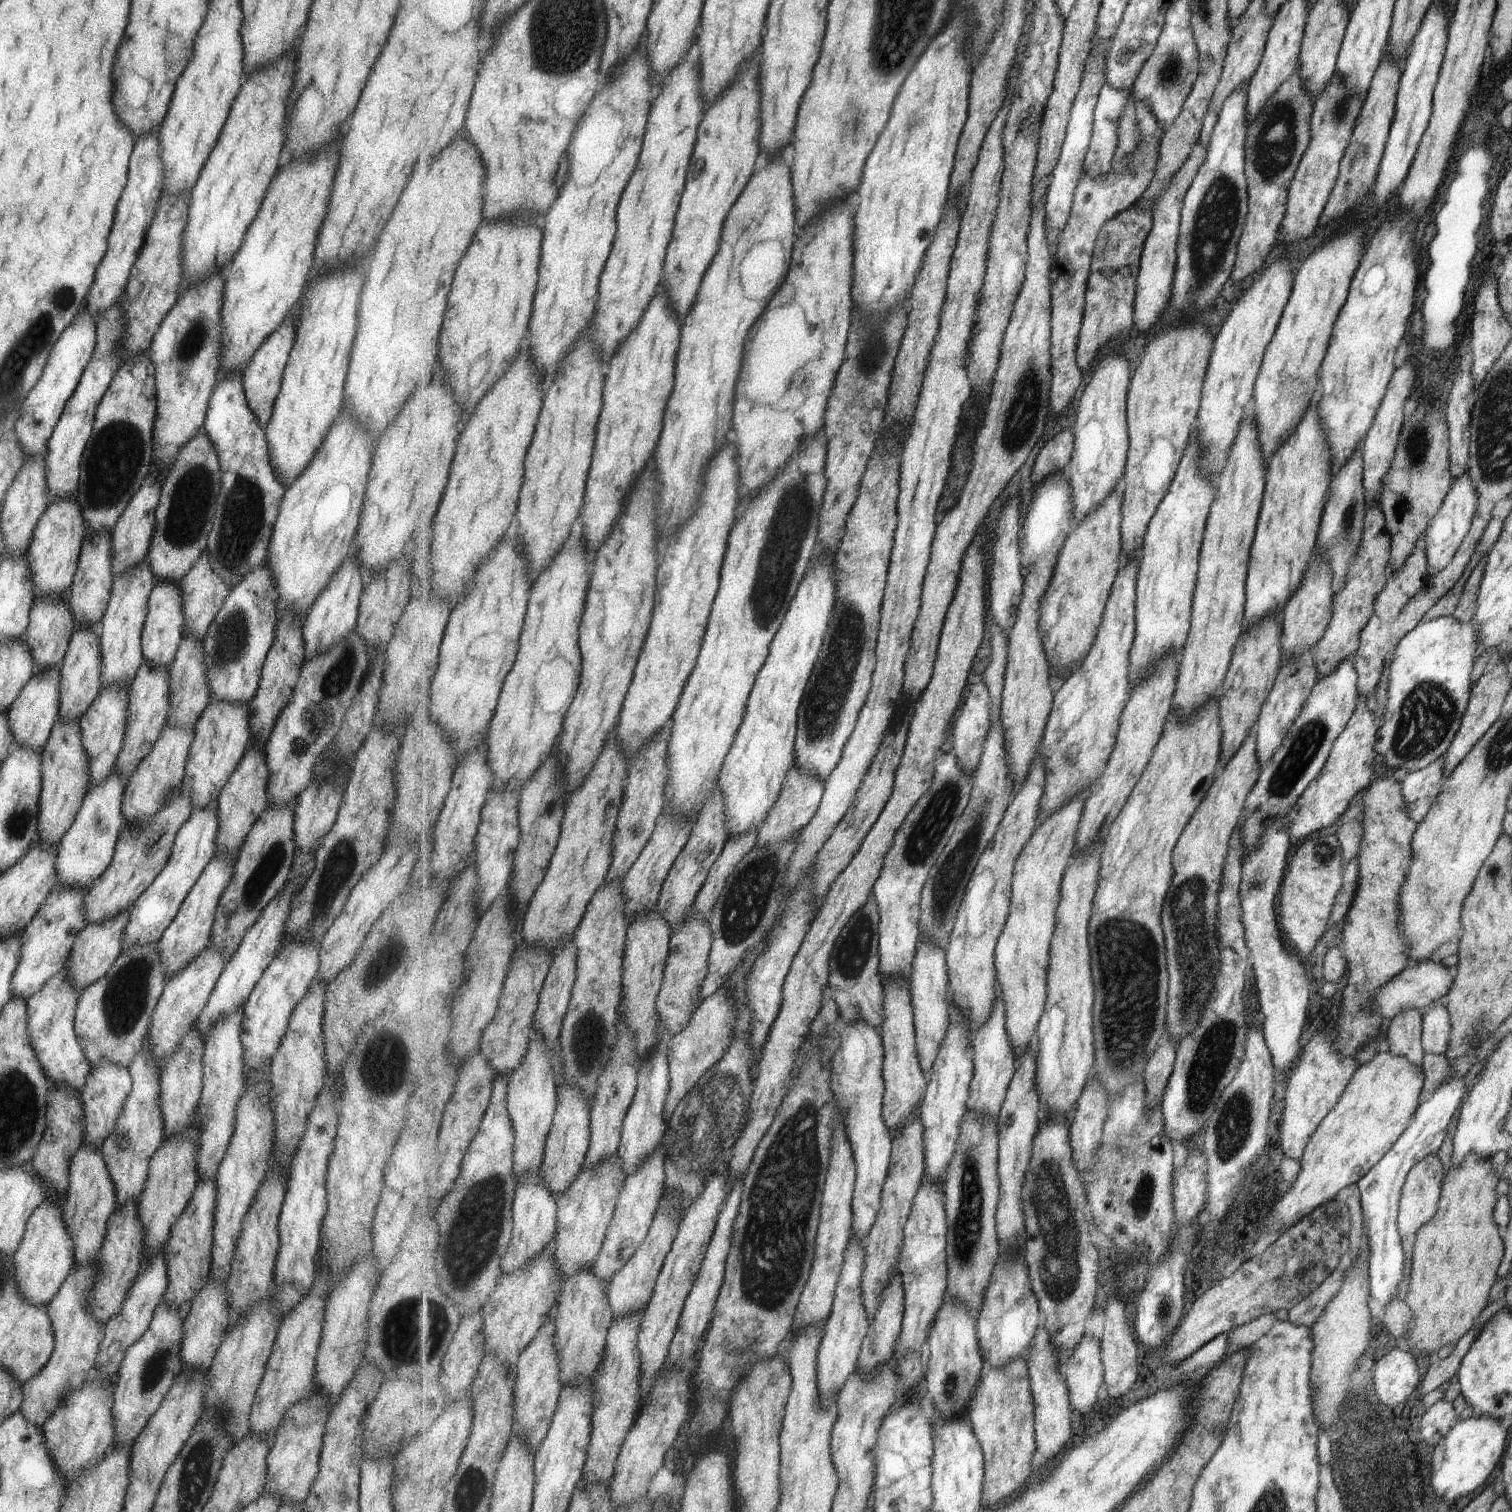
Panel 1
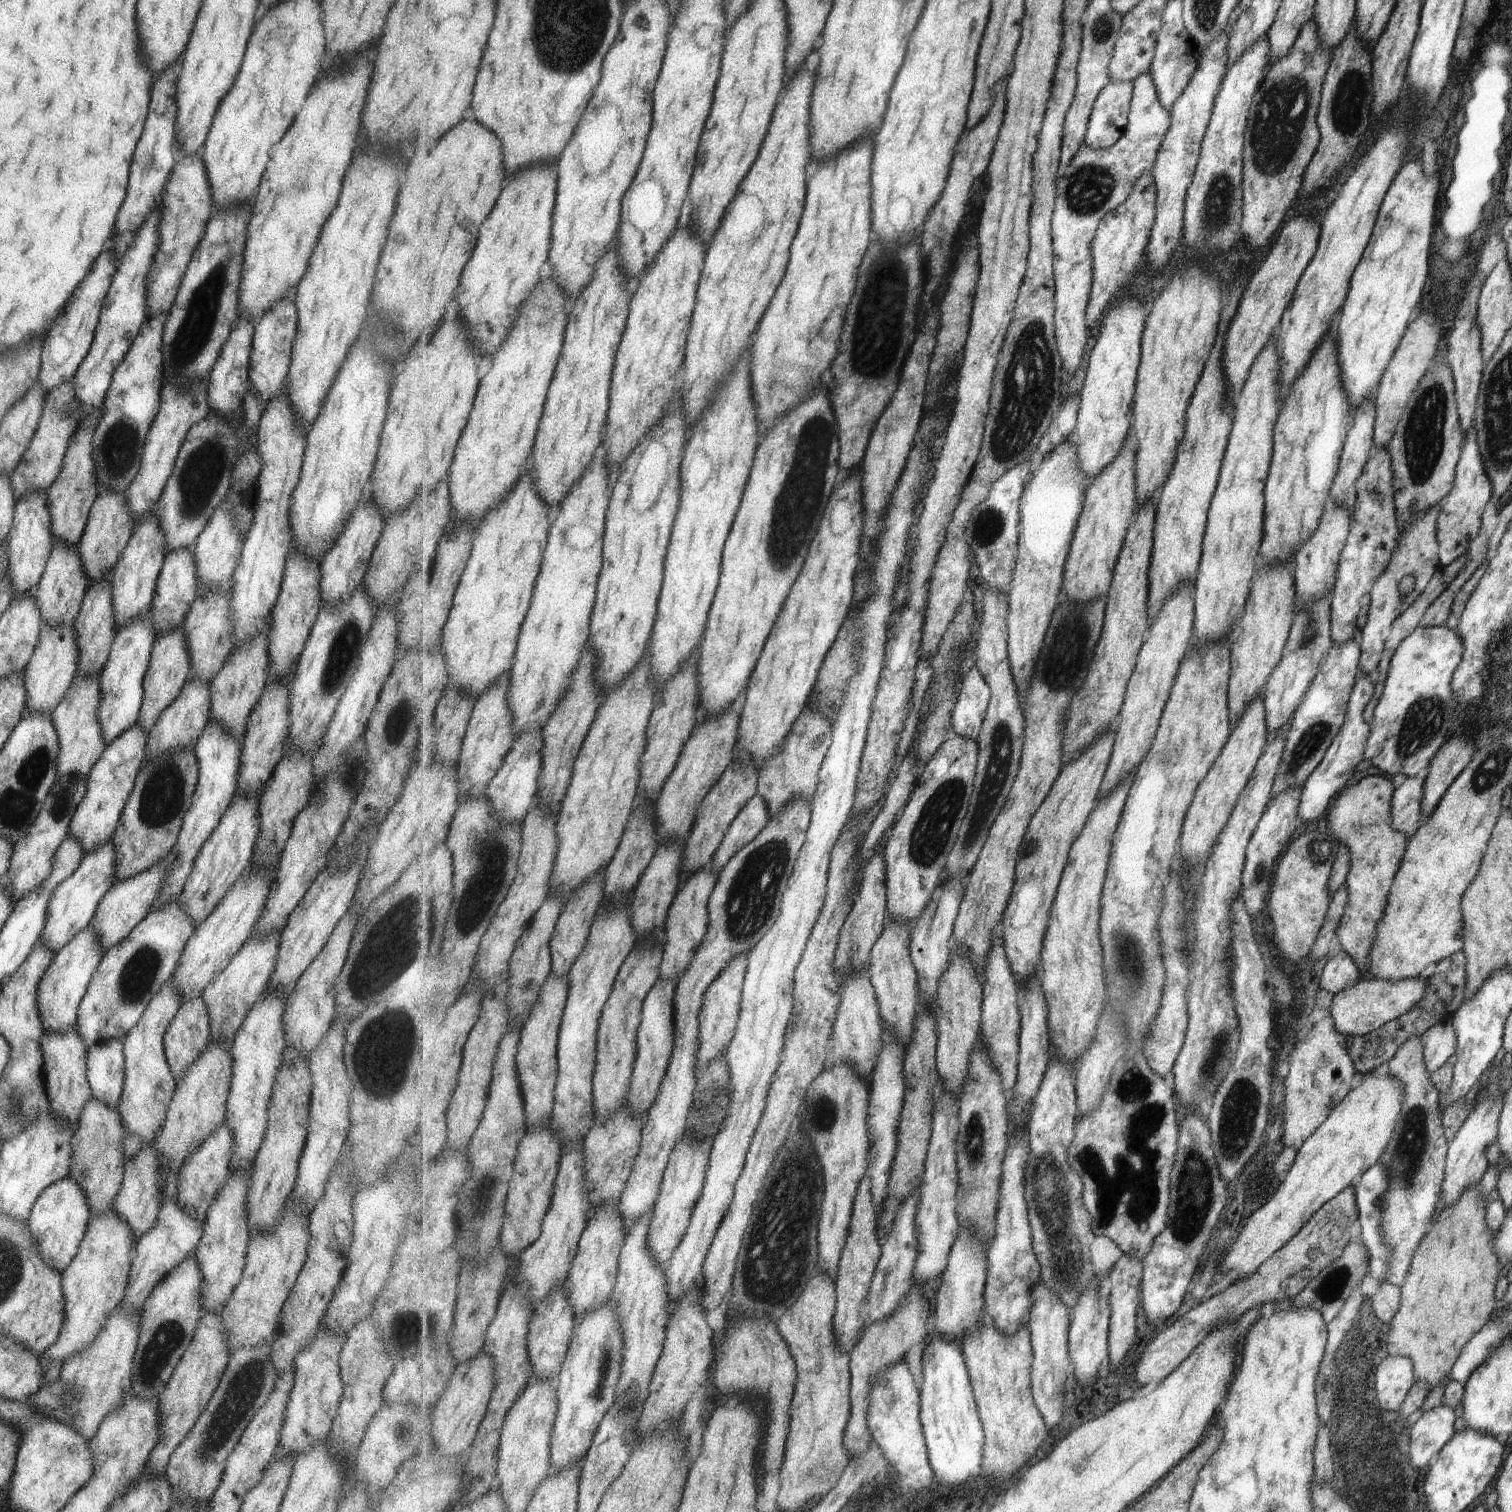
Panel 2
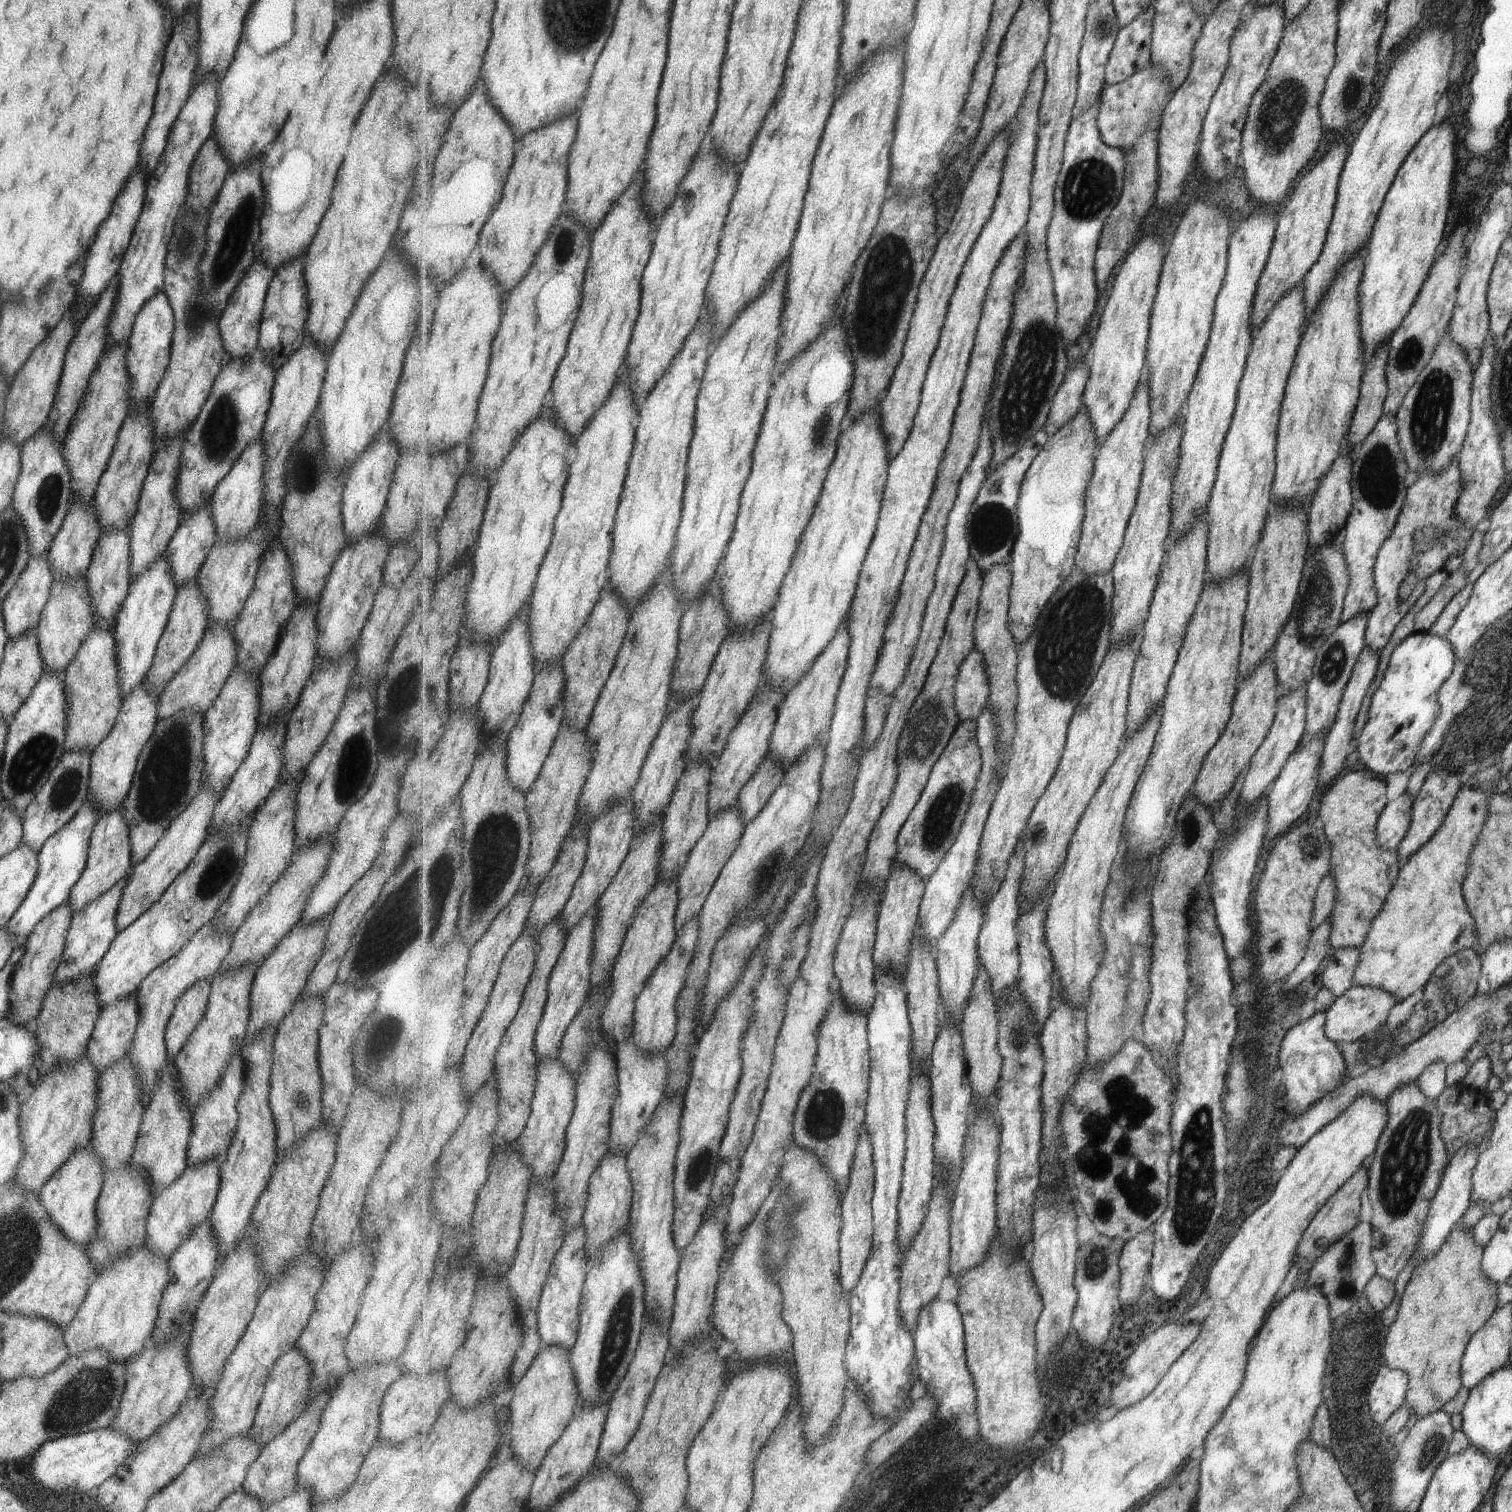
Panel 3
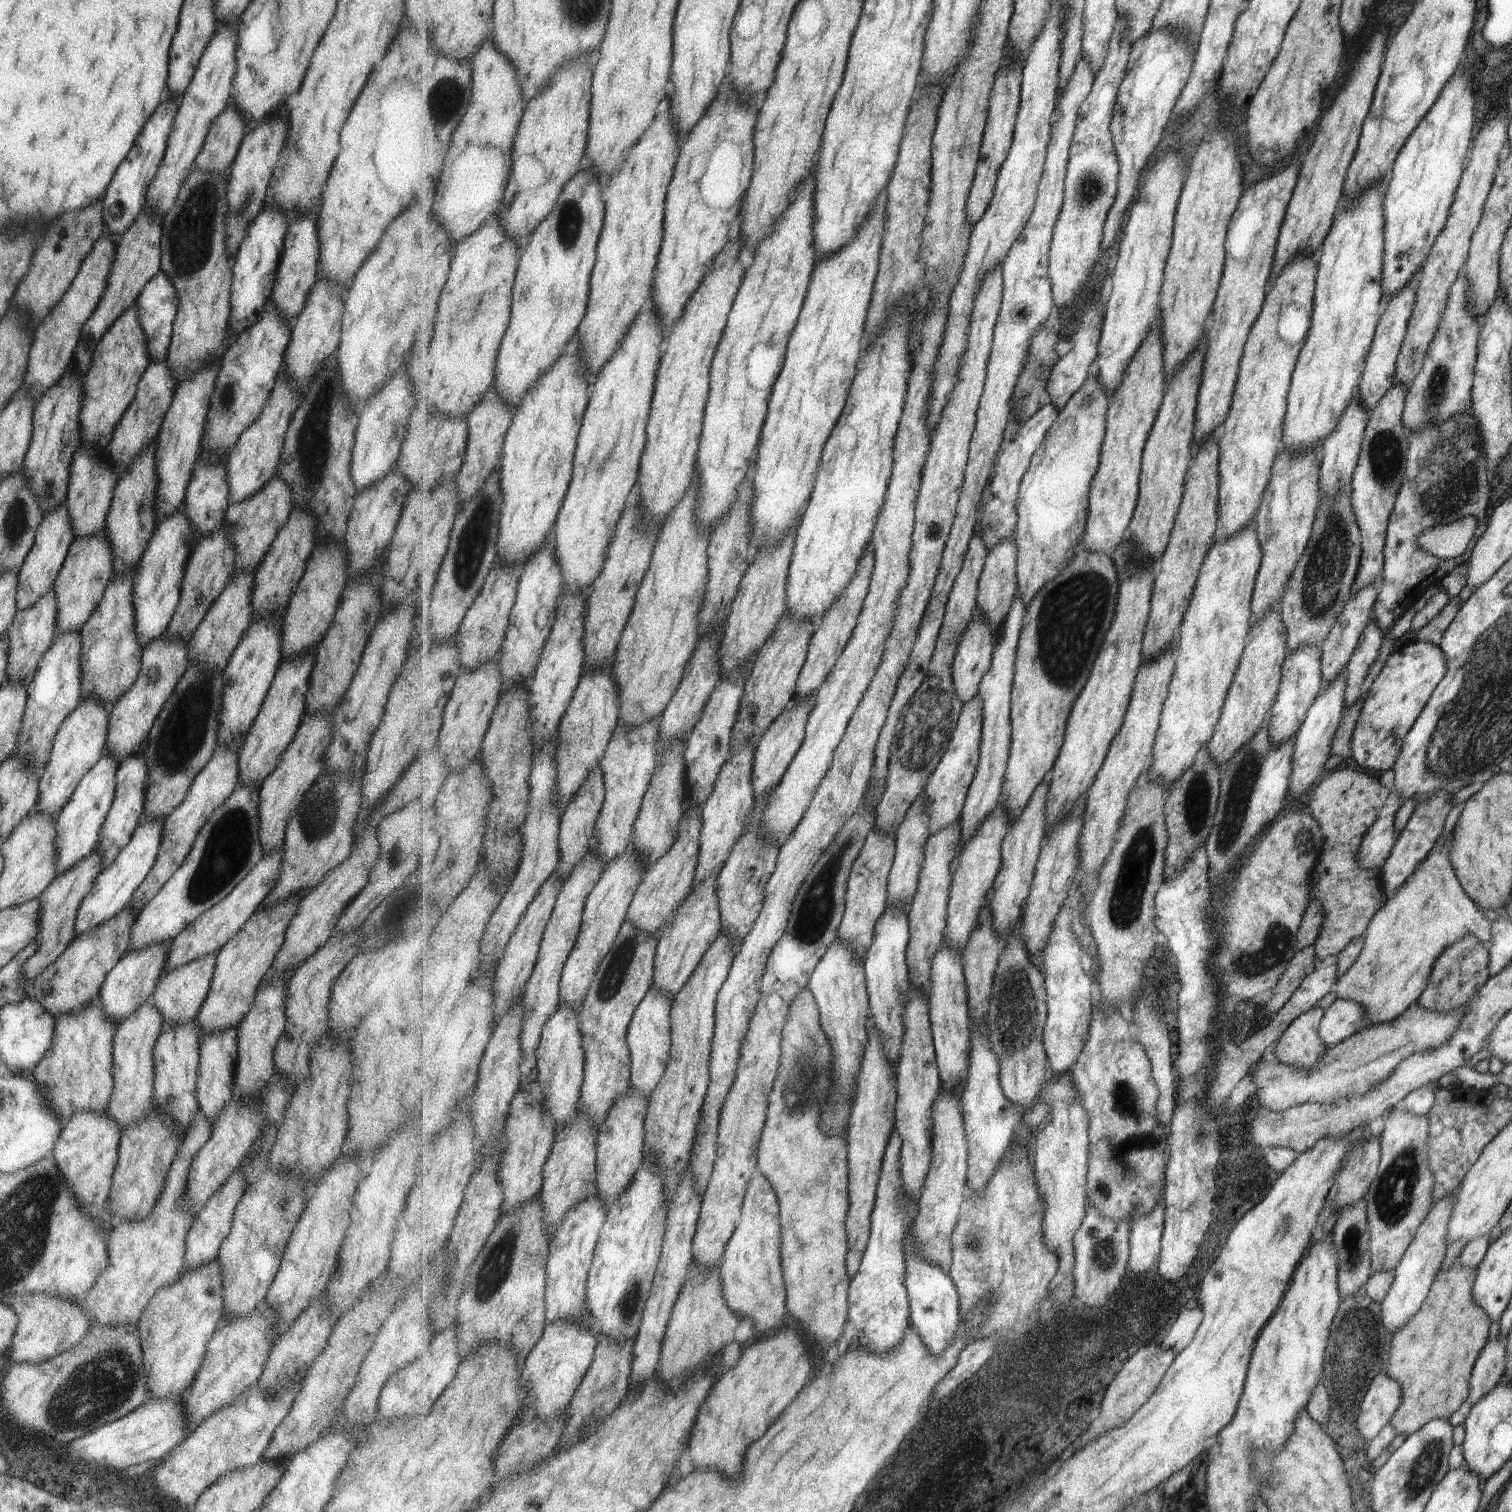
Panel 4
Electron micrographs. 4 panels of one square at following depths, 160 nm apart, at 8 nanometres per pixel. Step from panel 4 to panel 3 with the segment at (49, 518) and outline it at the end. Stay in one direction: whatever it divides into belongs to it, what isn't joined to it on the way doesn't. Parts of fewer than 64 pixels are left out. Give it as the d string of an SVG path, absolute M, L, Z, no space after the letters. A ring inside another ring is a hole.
M46 554L29 557L14 587L2 600L1 617L7 637L19 636L23 630L37 624L52 583Z

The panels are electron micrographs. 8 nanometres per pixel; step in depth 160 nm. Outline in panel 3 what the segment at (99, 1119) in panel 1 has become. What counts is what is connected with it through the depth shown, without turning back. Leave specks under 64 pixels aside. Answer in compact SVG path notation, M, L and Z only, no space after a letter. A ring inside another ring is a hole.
M135 988L135 990L128 996L125 996L125 998L117 998L117 1000L113 1000L113 1002L109 1002L109 1004L100 1006L99 1015L95 1020L89 1042L85 1048L85 1056L89 1056L89 1060L93 1062L93 1068L97 1070L97 1073L101 1072L103 1068L107 1068L113 1060L119 1060L119 1058L123 1056L123 1052L128 1050L132 1043L139 1012L137 989L138 988Z

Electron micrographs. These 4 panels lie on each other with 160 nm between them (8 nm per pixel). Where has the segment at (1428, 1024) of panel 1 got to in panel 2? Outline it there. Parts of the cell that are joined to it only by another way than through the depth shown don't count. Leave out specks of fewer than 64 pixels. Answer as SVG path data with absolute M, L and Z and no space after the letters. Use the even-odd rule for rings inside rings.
M1449 1020L1432 1024L1421 1036L1423 1062L1430 1076L1456 1051L1456 1038Z

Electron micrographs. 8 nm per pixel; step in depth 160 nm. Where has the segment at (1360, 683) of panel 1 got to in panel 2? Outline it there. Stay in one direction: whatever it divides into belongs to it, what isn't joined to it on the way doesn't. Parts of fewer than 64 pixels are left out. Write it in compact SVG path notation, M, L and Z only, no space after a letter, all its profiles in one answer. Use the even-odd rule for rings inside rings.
M1437 504L1426 513L1418 513L1412 516L1410 524L1405 529L1402 528L1397 538L1397 544L1390 554L1390 561L1374 580L1368 592L1370 601L1366 621L1357 638L1360 650L1358 670L1363 675L1374 676L1391 623L1421 594L1433 573L1441 568L1438 561L1438 546L1435 536L1436 516L1439 511L1440 507ZM1404 576L1413 578L1413 590L1402 595L1397 590L1397 584Z

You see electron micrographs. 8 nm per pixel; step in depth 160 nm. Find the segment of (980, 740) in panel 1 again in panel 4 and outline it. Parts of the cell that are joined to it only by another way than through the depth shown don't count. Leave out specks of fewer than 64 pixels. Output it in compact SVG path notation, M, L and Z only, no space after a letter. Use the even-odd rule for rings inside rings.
M977 614L959 643L952 668L957 696L963 703L980 694L980 684L992 667L995 644L988 621Z

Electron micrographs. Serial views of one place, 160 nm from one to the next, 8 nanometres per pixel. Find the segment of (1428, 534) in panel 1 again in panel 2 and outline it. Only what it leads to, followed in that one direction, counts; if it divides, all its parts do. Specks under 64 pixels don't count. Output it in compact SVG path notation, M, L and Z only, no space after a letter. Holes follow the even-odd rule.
M1471 426L1466 430L1460 448L1452 487L1444 498L1438 502L1440 511L1436 516L1435 536L1438 546L1438 561L1441 567L1448 565L1457 559L1460 554L1467 552L1470 540L1473 540L1473 537L1481 528L1480 518L1489 499L1490 484L1477 450L1475 429Z

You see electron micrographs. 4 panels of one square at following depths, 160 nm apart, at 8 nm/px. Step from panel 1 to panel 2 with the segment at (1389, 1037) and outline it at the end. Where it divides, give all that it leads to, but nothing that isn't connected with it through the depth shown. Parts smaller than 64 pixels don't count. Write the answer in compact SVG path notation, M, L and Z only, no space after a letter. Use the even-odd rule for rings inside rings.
M1408 1036L1387 1061L1388 1074L1401 1084L1403 1098L1393 1134L1379 1156L1379 1164L1387 1172L1387 1188L1381 1196L1379 1236L1389 1250L1385 1281L1399 1288L1405 1280L1417 1244L1430 1229L1431 1216L1440 1199L1448 1150L1442 1130L1438 1093L1429 1080L1423 1062L1422 1043L1422 1036Z

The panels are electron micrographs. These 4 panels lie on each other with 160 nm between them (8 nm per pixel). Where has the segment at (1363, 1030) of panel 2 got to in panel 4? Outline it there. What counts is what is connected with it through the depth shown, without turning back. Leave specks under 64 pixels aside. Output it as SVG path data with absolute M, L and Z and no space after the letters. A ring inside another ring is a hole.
M1336 998L1323 1011L1317 1034L1326 1048L1345 1040L1368 1024L1363 1010L1356 1002Z

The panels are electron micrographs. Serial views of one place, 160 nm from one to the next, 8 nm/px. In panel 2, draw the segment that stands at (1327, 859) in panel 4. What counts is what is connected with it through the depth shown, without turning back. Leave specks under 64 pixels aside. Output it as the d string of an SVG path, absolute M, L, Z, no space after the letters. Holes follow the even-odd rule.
M1364 773L1361 779L1350 782L1342 788L1335 800L1330 802L1327 811L1327 830L1329 830L1329 834L1336 840L1337 844L1345 845L1350 856L1348 873L1344 882L1348 892L1347 902L1337 923L1335 934L1341 945L1341 951L1345 951L1357 967L1359 979L1368 978L1368 956L1376 933L1376 926L1383 916L1386 896L1394 874L1400 865L1407 842L1406 836L1402 835L1402 832L1394 831L1390 825L1389 802L1393 789L1390 779L1384 778L1380 773L1375 775Z

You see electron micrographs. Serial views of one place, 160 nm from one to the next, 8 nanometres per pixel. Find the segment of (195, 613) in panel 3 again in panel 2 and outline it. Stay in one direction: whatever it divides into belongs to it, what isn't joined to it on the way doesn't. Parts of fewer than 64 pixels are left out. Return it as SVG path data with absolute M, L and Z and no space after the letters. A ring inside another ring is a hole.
M182 624L167 633L159 633L152 644L149 662L142 680L142 699L137 722L147 736L157 717L165 710L189 678L190 662Z

